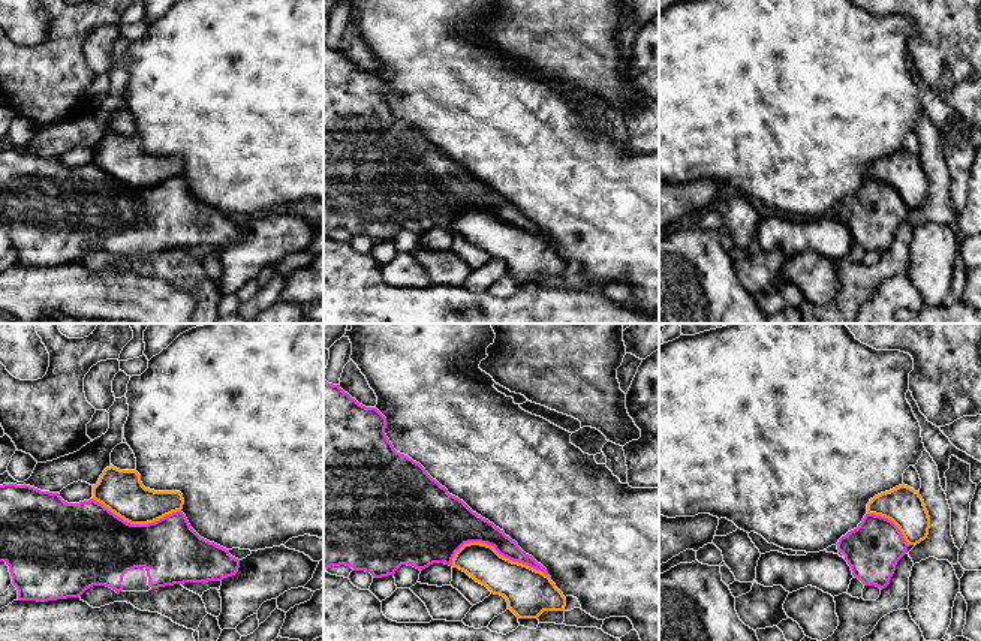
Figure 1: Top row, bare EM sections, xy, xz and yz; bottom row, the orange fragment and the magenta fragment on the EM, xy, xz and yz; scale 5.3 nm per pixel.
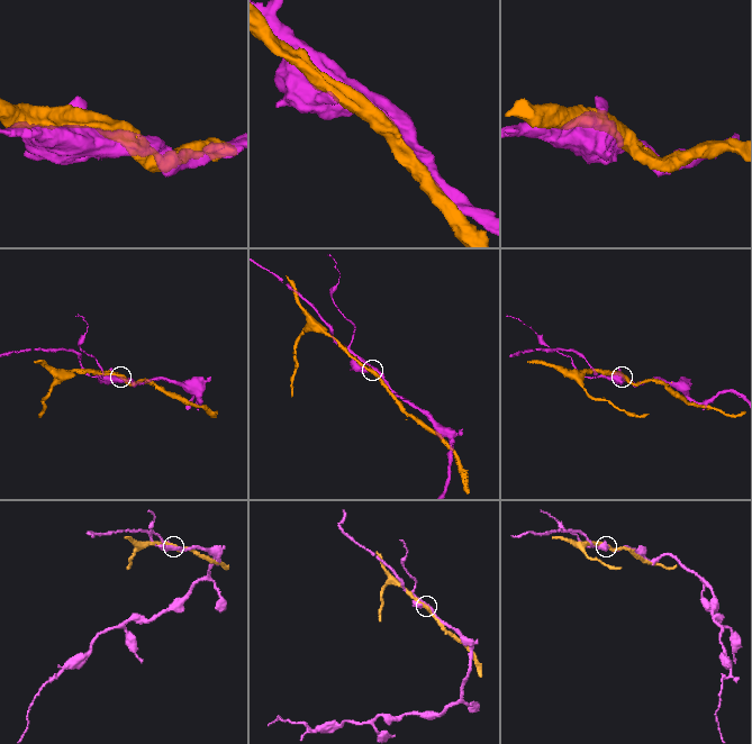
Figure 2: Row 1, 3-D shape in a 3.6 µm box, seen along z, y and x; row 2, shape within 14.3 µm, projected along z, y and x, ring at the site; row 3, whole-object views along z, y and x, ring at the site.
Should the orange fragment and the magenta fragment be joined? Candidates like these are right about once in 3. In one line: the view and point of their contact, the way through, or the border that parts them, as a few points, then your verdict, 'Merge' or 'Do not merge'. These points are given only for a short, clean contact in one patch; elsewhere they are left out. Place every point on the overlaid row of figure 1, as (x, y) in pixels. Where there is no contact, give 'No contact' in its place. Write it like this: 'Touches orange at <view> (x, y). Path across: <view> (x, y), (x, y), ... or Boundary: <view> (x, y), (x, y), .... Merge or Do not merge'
Touches orange at xz (499, 554). Do not merge

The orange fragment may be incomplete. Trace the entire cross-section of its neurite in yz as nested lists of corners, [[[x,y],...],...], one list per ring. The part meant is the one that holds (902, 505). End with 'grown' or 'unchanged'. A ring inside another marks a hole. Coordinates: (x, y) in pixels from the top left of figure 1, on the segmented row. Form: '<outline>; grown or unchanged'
[[[905,484],[870,499],[867,514],[891,520],[902,532],[908,545],[917,545],[929,535],[930,517],[924,500],[920,491]]]; unchanged

